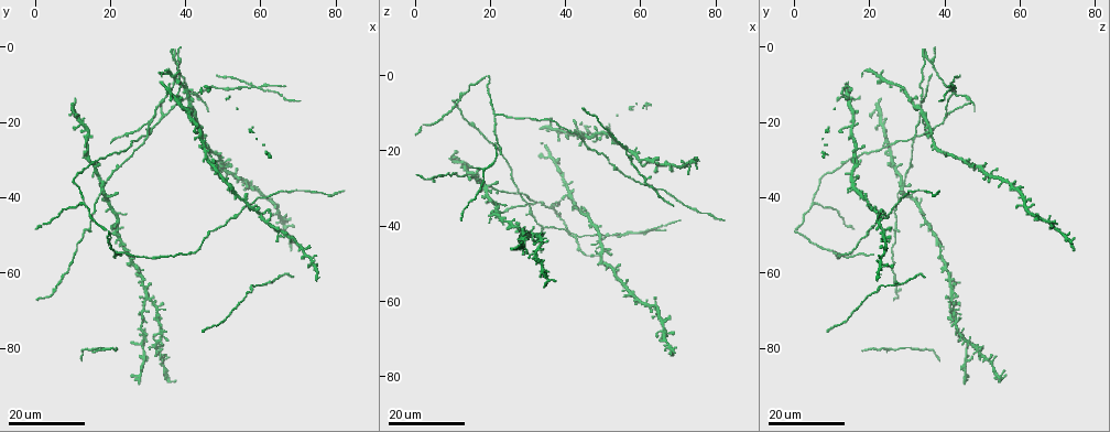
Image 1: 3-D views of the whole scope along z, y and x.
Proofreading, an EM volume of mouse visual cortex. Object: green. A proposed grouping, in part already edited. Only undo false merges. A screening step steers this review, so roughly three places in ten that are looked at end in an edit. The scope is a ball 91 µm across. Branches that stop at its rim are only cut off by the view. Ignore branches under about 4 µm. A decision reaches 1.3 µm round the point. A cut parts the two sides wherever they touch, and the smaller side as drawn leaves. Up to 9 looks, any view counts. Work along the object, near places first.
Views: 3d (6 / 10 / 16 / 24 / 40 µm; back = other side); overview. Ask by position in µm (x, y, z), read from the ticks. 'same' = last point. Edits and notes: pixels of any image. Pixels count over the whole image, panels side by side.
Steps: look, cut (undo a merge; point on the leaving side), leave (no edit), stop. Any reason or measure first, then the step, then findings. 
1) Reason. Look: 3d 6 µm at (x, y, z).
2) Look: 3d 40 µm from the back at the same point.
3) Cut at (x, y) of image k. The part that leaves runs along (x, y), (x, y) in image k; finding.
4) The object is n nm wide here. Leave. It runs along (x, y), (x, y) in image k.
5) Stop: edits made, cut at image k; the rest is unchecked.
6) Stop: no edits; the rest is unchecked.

Look: 3d 16 µm at (22.0, 54.0, 10.5).

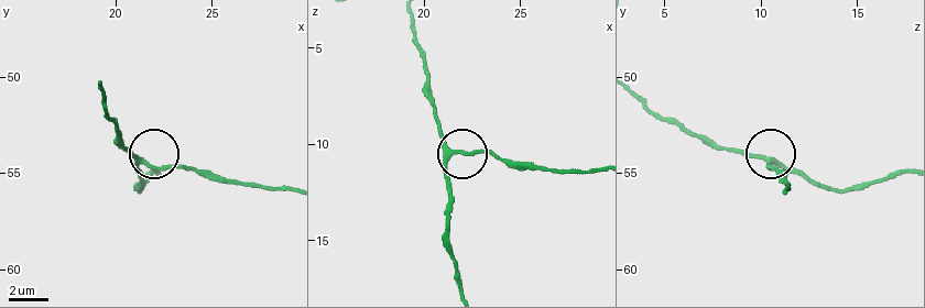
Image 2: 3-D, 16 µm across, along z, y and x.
Closer look. Look: 3d 10 µm at (21.7, 54.7, 10.5).

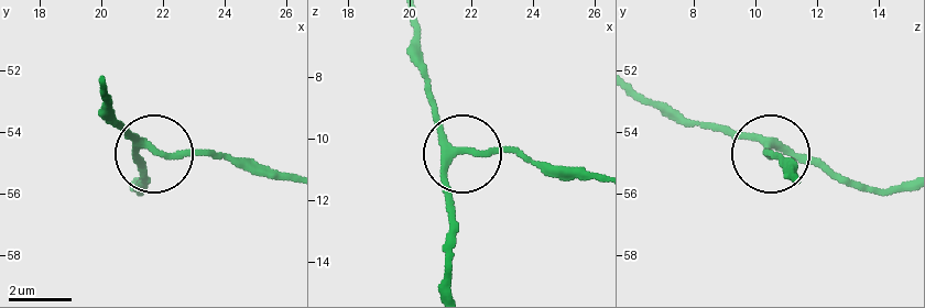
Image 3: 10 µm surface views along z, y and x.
3 arms meet here. Leave. It runs along (413, 20), (413, 51), (455, 153), (444, 177), (452, 238) in image 3; continuous, no second neuron.

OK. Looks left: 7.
A fork. Look: 3d 16 µm at (34.0, 18.0, 41.0).

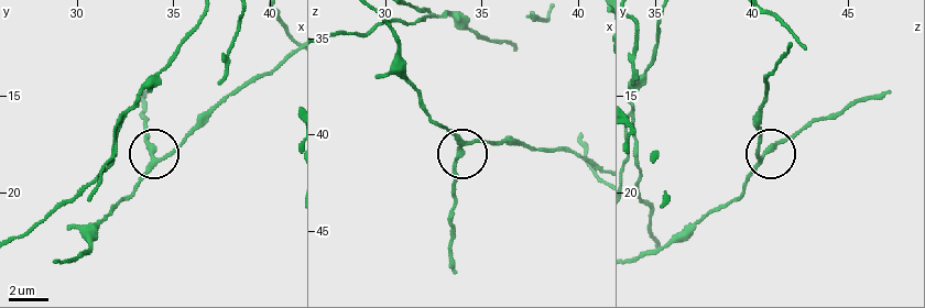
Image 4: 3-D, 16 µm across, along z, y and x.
Look: 3d 10 µm at (34.0, 18.4, 40.5).

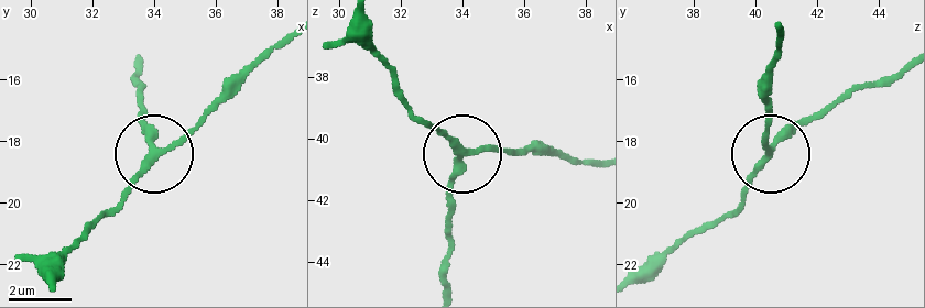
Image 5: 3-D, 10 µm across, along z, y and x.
The object is 220 nm wide here. Leave. All the same neuron.

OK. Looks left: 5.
Side arm on a straight run. Look: 3d 16 µm at (28.5, 25.0, 32.0).

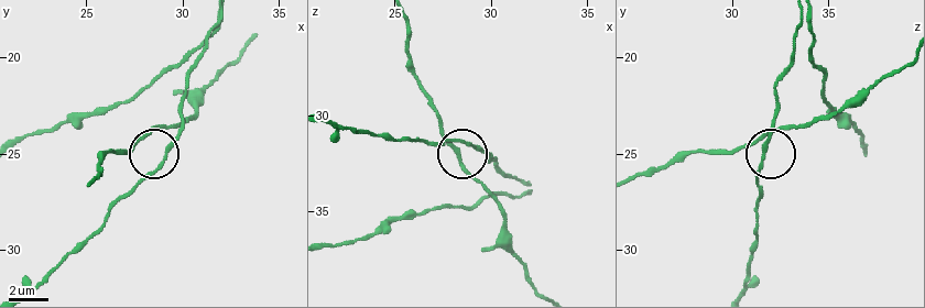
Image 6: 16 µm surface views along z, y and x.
Look: 3d 10 µm at (29.2, 24.7, 31.6).

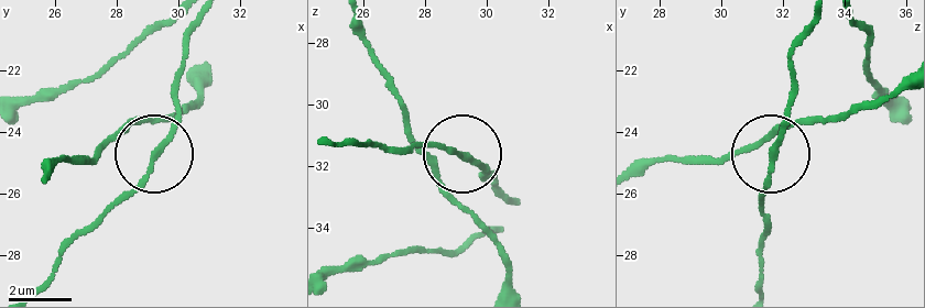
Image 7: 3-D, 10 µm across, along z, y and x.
Closer look. Look: 3d 6 µm at (29.3, 24.7, 31.8).

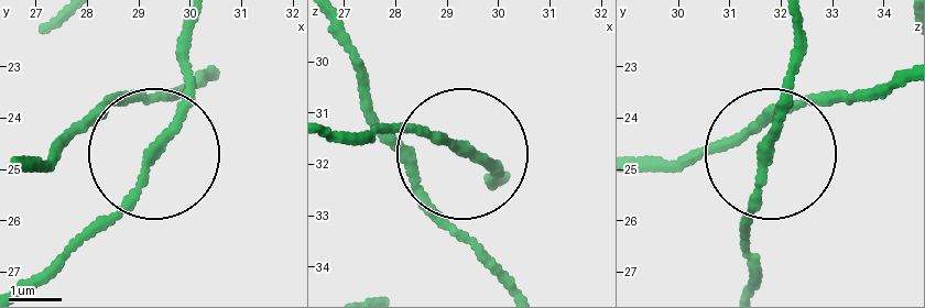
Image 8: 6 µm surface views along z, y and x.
The side arm is 24 µm long. Leave. It runs along (19, 161), (88, 130), (150, 143), (181, 95), (181, 33) in image 8; continuous, no second neuron.

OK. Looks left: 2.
Four or more arms meet. Look: 3d 16 µm at (58.5, 42.0, 20.0).

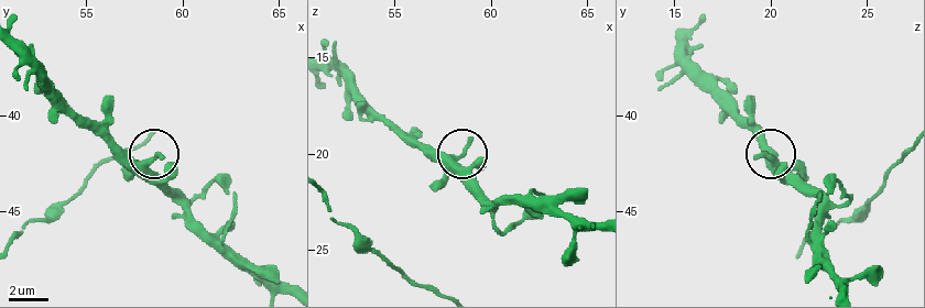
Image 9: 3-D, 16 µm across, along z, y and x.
Look: 3d 10 µm at (58.2, 42.8, 20.6).

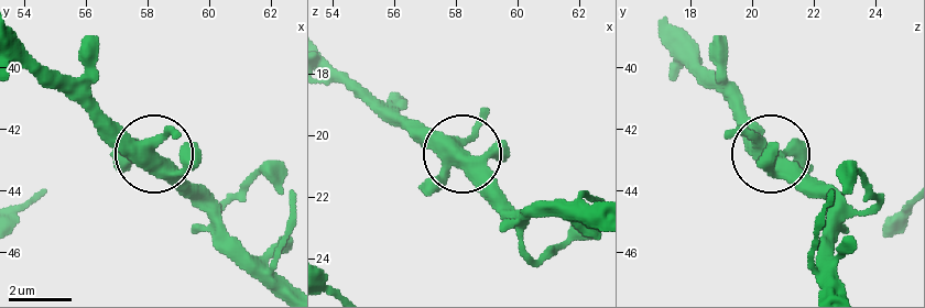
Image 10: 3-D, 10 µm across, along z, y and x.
5 arms meet here. Leave. Continuous, no second neuron.

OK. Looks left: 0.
Stop: no edits; the rest is unchecked.

